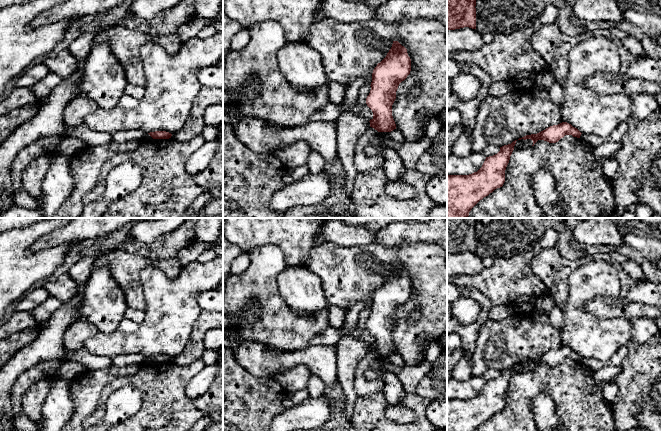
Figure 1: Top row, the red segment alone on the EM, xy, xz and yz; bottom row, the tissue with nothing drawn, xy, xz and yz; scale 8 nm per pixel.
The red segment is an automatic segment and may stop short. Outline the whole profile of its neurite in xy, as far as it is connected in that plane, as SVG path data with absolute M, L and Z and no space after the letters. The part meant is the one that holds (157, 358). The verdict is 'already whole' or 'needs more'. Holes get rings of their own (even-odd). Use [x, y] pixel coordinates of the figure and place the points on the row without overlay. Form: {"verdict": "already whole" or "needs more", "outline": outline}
{"verdict": "already whole", "outline": "M155 355L148 357L153 363L169 363L172 358L166 355Z"}

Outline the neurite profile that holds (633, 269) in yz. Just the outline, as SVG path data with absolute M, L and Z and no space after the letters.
M628 259L622 266L626 273L633 279L640 280L644 277L642 268L637 261Z

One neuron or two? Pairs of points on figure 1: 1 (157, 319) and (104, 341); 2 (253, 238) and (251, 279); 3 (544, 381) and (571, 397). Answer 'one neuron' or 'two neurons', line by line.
1: one neuron
2: two neurons
3: one neuron

